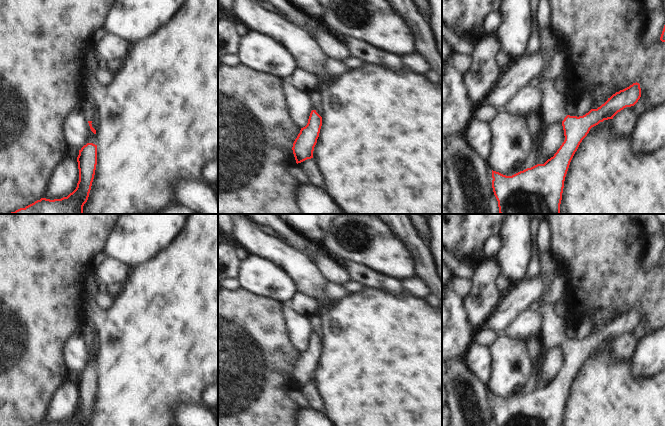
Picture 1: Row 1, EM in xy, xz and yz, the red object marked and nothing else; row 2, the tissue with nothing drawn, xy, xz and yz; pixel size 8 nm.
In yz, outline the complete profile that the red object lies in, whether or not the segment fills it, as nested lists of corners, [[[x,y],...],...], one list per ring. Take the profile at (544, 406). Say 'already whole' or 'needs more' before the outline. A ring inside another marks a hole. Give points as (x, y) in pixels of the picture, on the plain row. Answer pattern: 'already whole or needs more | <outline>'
needs more | [[[543,305],[538,312],[541,314],[543,321],[541,331],[542,343],[547,350],[561,346],[565,364],[554,380],[544,388],[537,388],[512,400],[506,400],[492,394],[492,412],[498,426],[561,426],[564,405],[570,386],[590,353],[604,344],[613,343],[624,332],[634,330],[641,321],[640,308],[636,306],[613,318],[597,333],[591,333],[585,339],[577,341],[570,340],[566,337],[565,331],[567,323],[556,315],[554,305]]]

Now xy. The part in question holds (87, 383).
already whole | [[[87,367],[79,374],[77,381],[79,405],[76,413],[61,423],[41,422],[35,426],[87,426],[97,389],[97,369]]]

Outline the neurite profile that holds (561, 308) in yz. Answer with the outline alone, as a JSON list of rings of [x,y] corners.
[[[563,298],[558,303],[556,303],[556,305],[554,306],[554,311],[560,319],[566,321],[570,317],[568,298]]]

